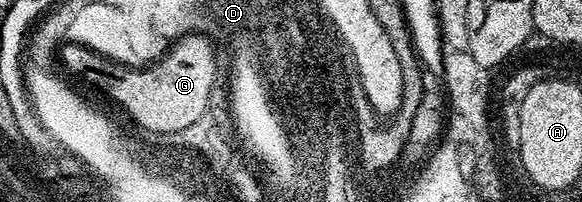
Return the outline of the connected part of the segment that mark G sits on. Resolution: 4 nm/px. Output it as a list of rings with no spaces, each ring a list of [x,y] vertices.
[[[201,33],[182,35],[161,59],[145,67],[135,67],[114,61],[87,45],[66,43],[61,46],[60,61],[76,76],[107,93],[130,116],[127,118],[133,124],[148,131],[173,135],[200,119],[208,107],[210,80],[218,68],[213,48],[211,38]]]

